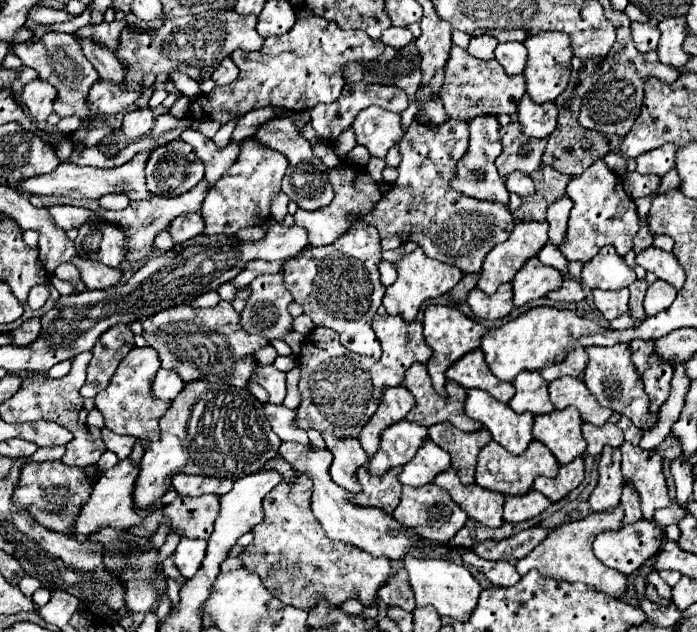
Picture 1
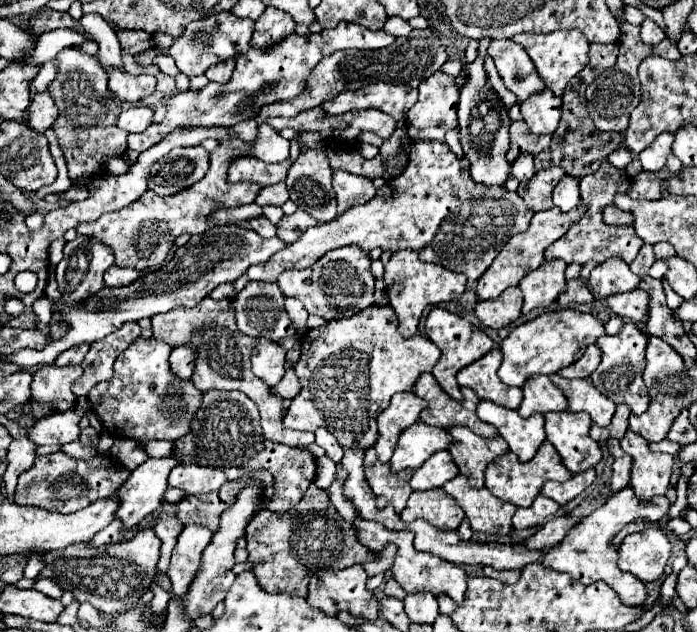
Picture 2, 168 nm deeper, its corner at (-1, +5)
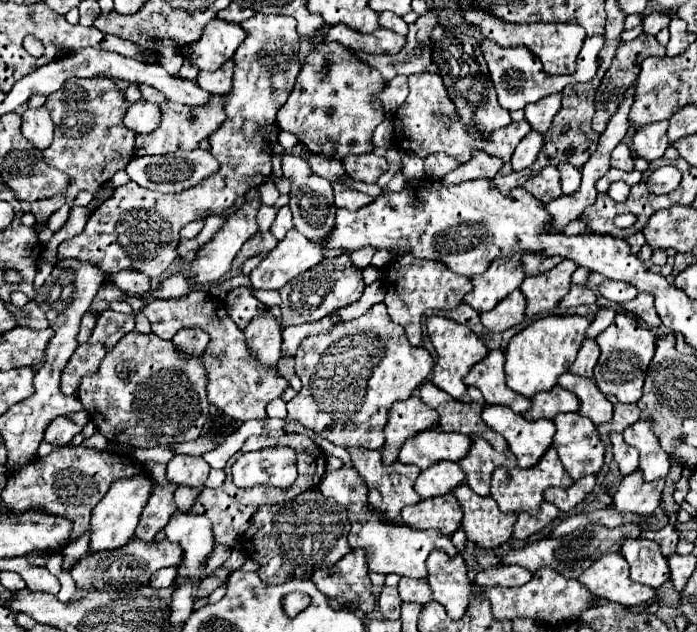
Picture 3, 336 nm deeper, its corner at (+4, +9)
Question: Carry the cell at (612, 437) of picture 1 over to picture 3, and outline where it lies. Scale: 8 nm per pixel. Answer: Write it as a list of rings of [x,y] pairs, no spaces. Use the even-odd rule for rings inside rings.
[[[610,399],[610,403],[614,405],[614,417],[612,421],[604,423],[604,425],[598,425],[598,435],[608,435],[610,431],[618,431],[622,433],[628,425],[636,423],[640,419],[640,409],[638,405],[626,405],[626,403],[620,403],[618,399]]]

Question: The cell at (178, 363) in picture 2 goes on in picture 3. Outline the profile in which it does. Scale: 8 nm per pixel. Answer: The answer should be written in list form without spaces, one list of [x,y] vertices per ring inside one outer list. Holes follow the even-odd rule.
[[[182,329],[172,339],[172,343],[178,347],[178,353],[186,359],[190,355],[202,355],[208,341],[210,337],[202,329]]]

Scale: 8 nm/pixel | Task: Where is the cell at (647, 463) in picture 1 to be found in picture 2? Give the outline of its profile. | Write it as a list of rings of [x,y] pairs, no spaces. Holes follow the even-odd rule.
[[[631,429],[621,439],[621,447],[633,457],[631,487],[635,495],[641,499],[665,495],[671,477],[673,455],[653,453],[649,449],[649,441],[645,441],[641,435],[637,435]]]

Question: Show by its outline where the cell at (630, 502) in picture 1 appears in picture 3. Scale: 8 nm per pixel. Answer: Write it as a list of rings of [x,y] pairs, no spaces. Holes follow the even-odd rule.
[[[628,523],[628,525],[620,525],[620,527],[602,527],[602,525],[588,525],[584,529],[576,529],[570,535],[558,537],[558,539],[540,539],[534,541],[522,549],[512,549],[506,555],[502,555],[502,565],[522,565],[528,571],[536,571],[542,565],[550,565],[556,571],[560,571],[564,577],[576,579],[594,559],[602,557],[604,553],[618,553],[624,539],[628,537],[640,537],[642,527],[636,523]]]

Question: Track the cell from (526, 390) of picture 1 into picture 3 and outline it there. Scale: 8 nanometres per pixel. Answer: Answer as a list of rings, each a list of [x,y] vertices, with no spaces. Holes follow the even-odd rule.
[[[560,385],[552,387],[550,391],[540,391],[538,395],[534,395],[532,399],[532,407],[522,413],[528,421],[532,419],[552,419],[556,413],[570,413],[578,409],[578,397],[566,389],[562,389]]]

